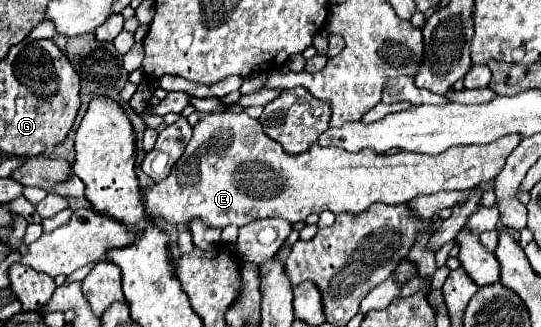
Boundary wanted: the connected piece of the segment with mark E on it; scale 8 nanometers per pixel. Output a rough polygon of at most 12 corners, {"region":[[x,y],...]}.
{"region":[[213,112],[145,218],[295,224],[497,178],[523,140],[291,156]]}

